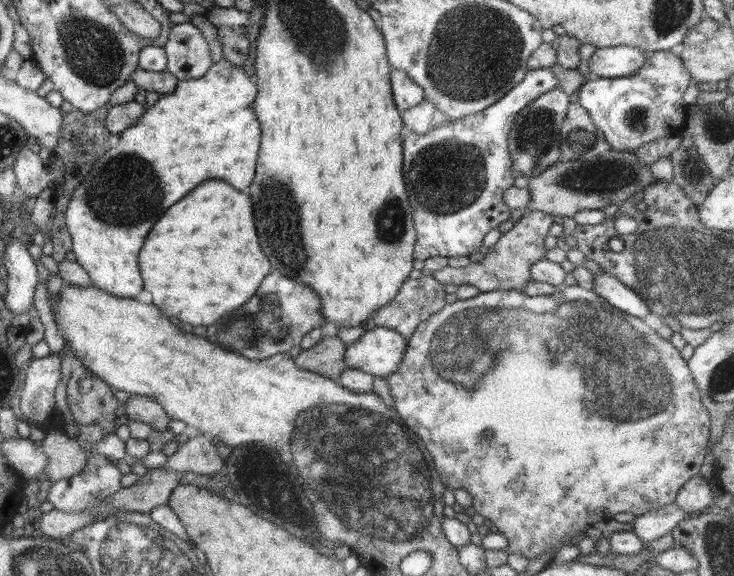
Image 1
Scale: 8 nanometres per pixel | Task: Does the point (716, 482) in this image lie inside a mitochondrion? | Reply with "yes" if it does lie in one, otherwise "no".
no

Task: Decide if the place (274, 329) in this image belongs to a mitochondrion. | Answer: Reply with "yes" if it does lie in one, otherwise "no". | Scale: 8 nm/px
yes

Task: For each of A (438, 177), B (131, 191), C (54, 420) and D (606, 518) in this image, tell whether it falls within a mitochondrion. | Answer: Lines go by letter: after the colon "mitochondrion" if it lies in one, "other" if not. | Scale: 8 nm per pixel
A: mitochondrion
B: mitochondrion
C: other
D: other

